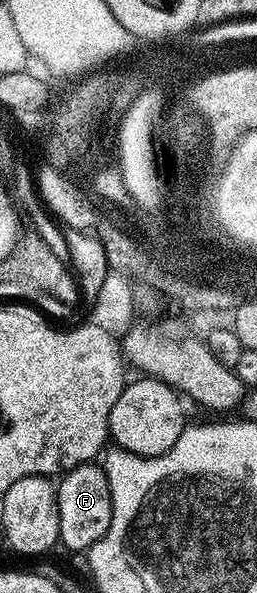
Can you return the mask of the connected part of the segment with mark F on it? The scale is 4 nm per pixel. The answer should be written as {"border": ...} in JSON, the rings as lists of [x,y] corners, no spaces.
{"border":[[[96,461],[85,462],[68,471],[56,483],[56,487],[60,545],[62,547],[65,545],[69,550],[88,551],[89,547],[94,546],[103,537],[107,528],[111,528],[113,501],[109,481],[105,475],[105,467]]]}

